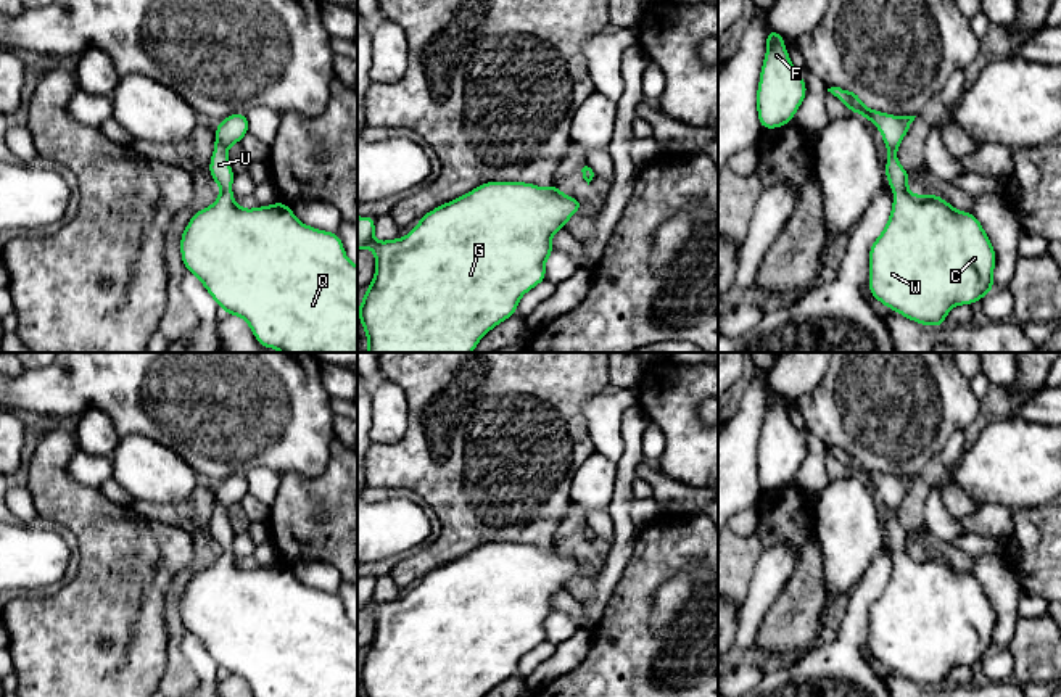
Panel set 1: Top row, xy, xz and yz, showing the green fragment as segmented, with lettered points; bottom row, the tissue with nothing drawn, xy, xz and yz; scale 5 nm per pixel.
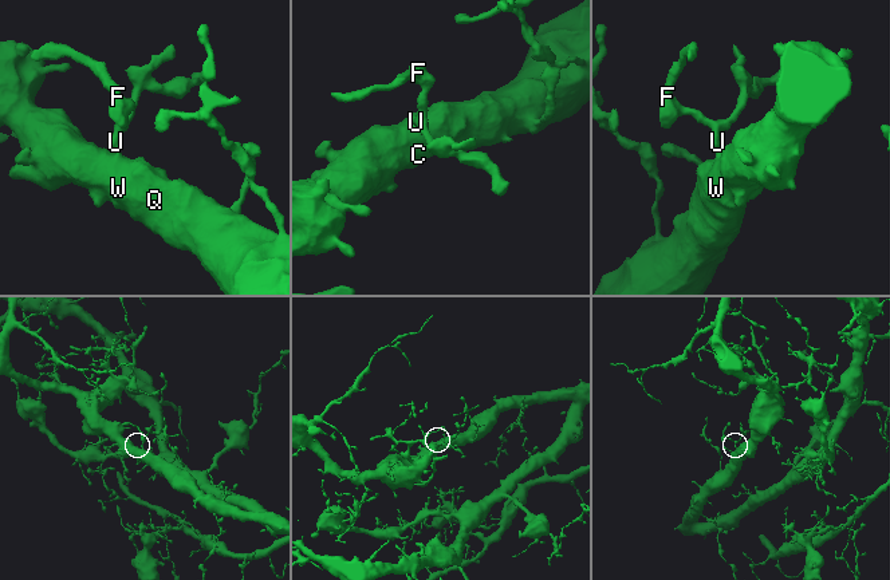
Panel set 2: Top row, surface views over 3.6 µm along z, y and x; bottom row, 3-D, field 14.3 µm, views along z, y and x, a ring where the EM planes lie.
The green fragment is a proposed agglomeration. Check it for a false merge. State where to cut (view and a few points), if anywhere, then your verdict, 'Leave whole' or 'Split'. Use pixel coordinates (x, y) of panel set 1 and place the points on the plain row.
No split. Leave whole

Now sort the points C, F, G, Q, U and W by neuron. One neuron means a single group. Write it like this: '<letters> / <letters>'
C F G Q U W

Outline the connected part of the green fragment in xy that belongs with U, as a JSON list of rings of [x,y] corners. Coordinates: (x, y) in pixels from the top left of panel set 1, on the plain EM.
[[[246,473],[230,475],[217,483],[209,536],[219,546],[221,555],[211,567],[195,571],[180,596],[180,617],[187,633],[203,644],[217,668],[242,678],[254,697],[357,697],[357,626],[348,620],[338,594],[299,583],[282,562],[254,570],[243,570],[235,563],[235,533],[229,525],[227,510],[240,504],[248,493]]]

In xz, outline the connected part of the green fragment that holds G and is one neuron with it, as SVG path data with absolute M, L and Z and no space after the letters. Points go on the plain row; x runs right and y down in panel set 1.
M485 542L472 552L448 562L419 579L419 584L404 597L386 602L375 602L374 591L377 578L357 576L357 612L370 608L375 615L375 636L370 645L365 649L365 655L357 668L359 683L364 687L367 697L485 697L496 686L512 678L518 670L520 658L531 649L546 641L546 620L555 610L551 599L555 592L565 589L568 579L578 573L584 565L578 559L567 557L554 544L551 549L541 549L526 542Z

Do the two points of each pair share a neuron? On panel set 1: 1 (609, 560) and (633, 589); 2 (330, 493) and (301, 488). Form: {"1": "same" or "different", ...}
{"1": "different", "2": "same"}

